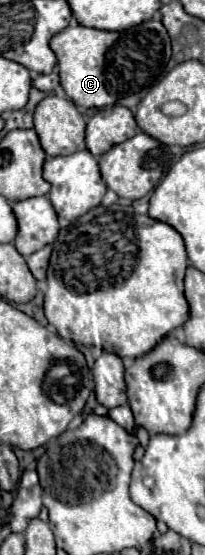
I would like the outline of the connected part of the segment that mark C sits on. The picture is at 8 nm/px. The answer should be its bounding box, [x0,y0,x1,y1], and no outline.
[50,21,170,109]

